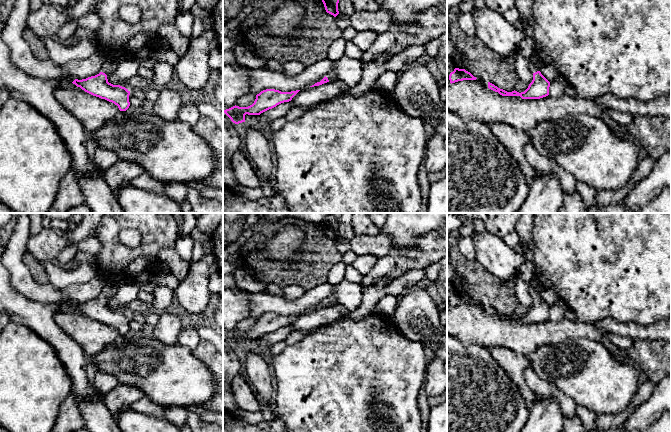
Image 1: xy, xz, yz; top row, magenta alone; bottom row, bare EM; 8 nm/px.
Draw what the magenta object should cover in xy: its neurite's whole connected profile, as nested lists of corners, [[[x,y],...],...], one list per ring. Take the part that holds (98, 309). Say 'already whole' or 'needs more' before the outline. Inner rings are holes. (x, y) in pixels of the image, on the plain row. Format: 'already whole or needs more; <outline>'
needs more; [[[107,280],[99,298],[82,304],[75,303],[72,307],[93,320],[114,327],[120,335],[126,335],[130,330],[130,315],[120,309],[109,307],[107,303],[107,300],[117,293],[122,283]]]

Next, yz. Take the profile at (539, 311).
needs more; [[[529,289],[530,294],[533,297],[533,304],[529,308],[528,312],[524,316],[507,316],[498,312],[494,308],[488,306],[488,312],[498,316],[502,320],[520,320],[522,323],[540,323],[549,319],[550,306],[541,298],[536,289]]]

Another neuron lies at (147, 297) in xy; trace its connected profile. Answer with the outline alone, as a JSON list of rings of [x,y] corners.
[[[140,290],[137,298],[145,303],[151,304],[154,300],[154,294],[152,292],[146,292],[146,291],[142,291]]]

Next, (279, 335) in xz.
[[[289,325],[289,326],[284,326],[281,327],[279,329],[277,329],[276,331],[269,333],[263,337],[261,337],[259,339],[260,344],[264,345],[265,347],[267,345],[273,345],[276,344],[278,342],[283,342],[287,336],[292,333],[294,330],[294,328]]]

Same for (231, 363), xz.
[[[223,336],[223,411],[235,415],[238,406],[231,383],[241,369],[241,361],[235,347]]]

